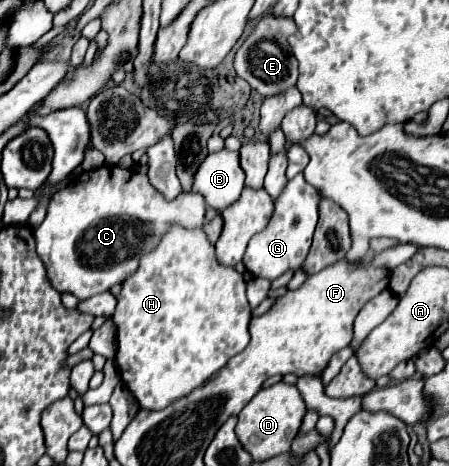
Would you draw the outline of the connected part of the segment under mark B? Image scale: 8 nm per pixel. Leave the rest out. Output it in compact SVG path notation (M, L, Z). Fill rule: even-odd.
M217 151L209 153L195 173L191 193L199 193L205 205L221 213L225 207L233 205L243 191L243 169L239 165L239 153Z

